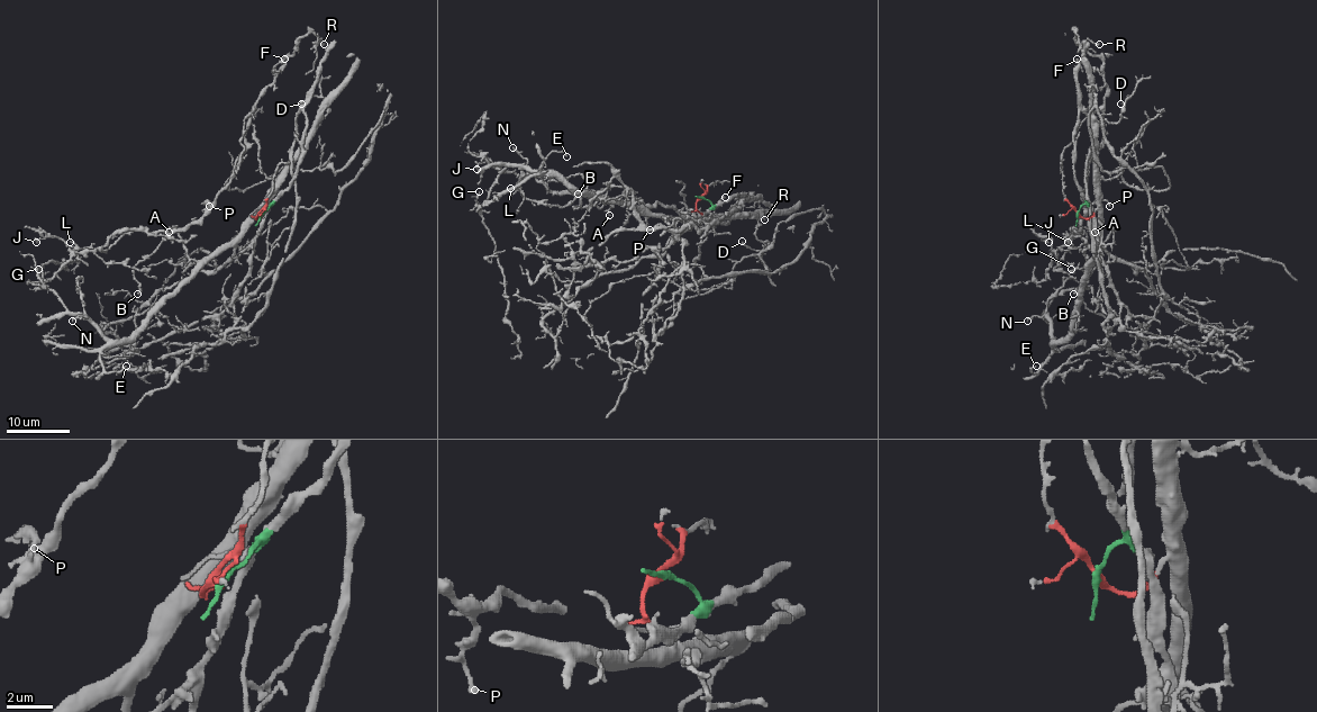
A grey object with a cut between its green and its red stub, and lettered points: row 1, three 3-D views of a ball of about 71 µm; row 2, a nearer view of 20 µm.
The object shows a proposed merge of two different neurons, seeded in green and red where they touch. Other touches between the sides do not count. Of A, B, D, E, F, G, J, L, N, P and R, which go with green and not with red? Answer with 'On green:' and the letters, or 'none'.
On green: A, B, F, J, L, P, R

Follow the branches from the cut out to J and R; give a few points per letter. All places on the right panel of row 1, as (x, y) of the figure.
J: (1078, 214), (1075, 33), (1102, 61), (1102, 145), (1089, 162), (1081, 228), (1054, 252), (1041, 236), (1048, 243)
R: (1078, 214), (1083, 201), (1083, 194), (1074, 179), (1081, 47), (1087, 41), (1100, 44)

